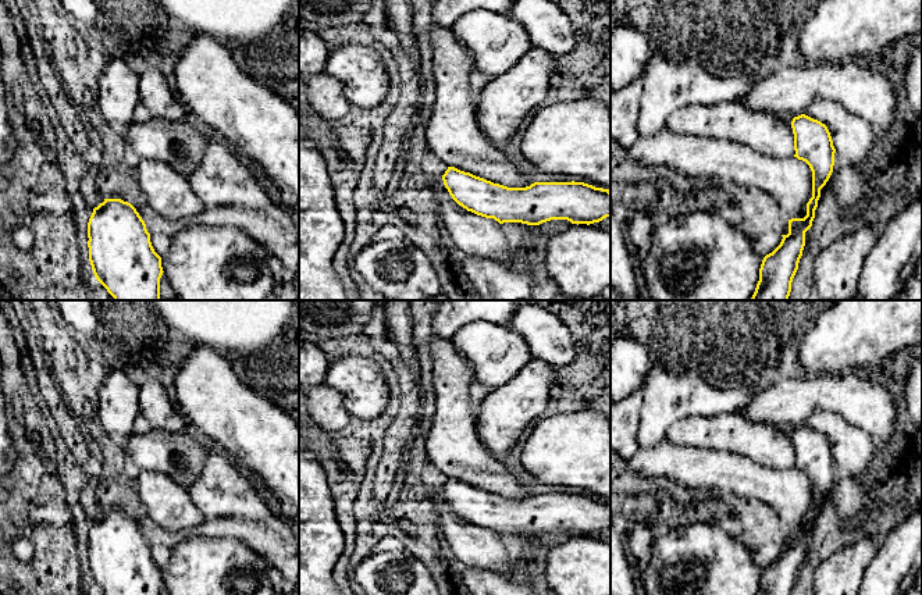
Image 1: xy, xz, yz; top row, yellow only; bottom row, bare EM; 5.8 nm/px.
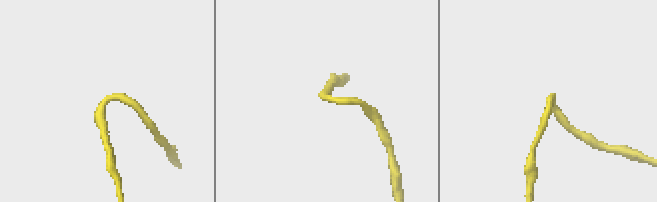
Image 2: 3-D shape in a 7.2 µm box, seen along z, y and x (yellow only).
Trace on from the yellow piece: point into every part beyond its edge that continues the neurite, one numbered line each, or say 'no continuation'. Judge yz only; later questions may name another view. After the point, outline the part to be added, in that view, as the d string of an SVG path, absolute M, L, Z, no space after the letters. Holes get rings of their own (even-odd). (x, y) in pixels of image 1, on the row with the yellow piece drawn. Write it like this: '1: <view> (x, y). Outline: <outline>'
no continuation

